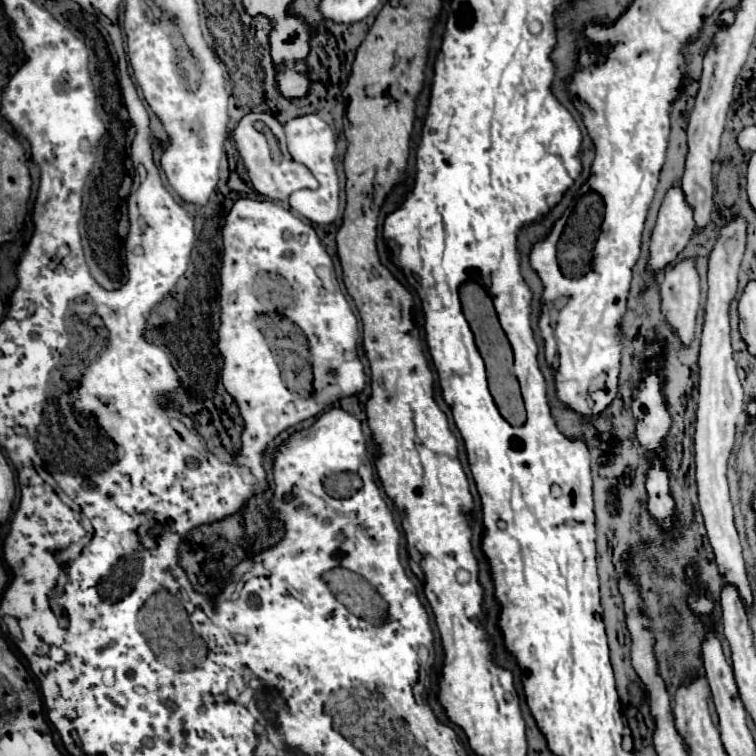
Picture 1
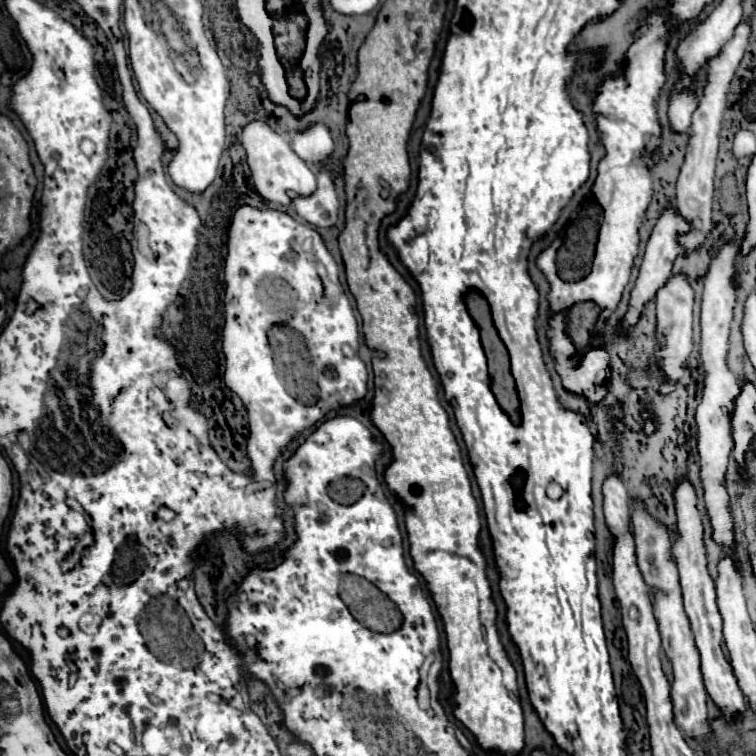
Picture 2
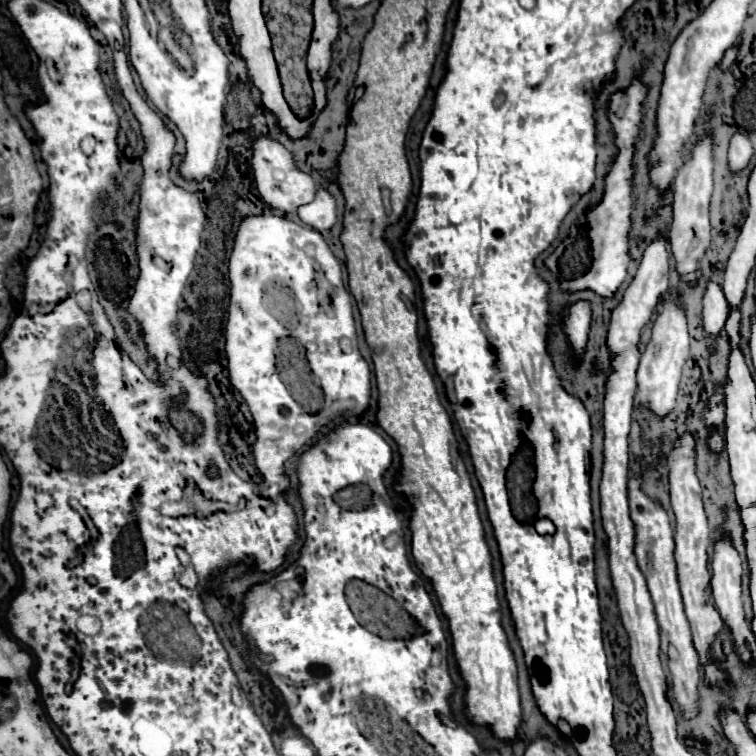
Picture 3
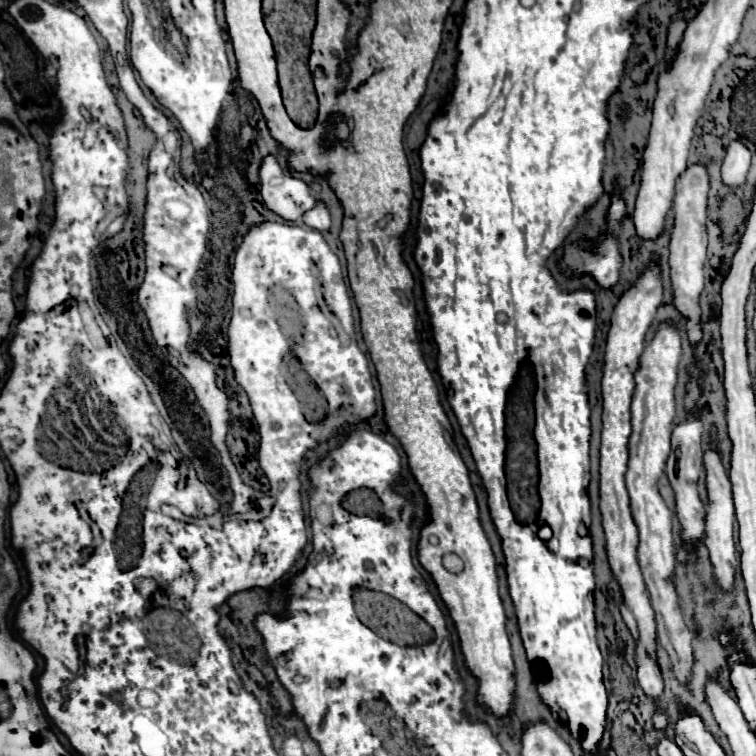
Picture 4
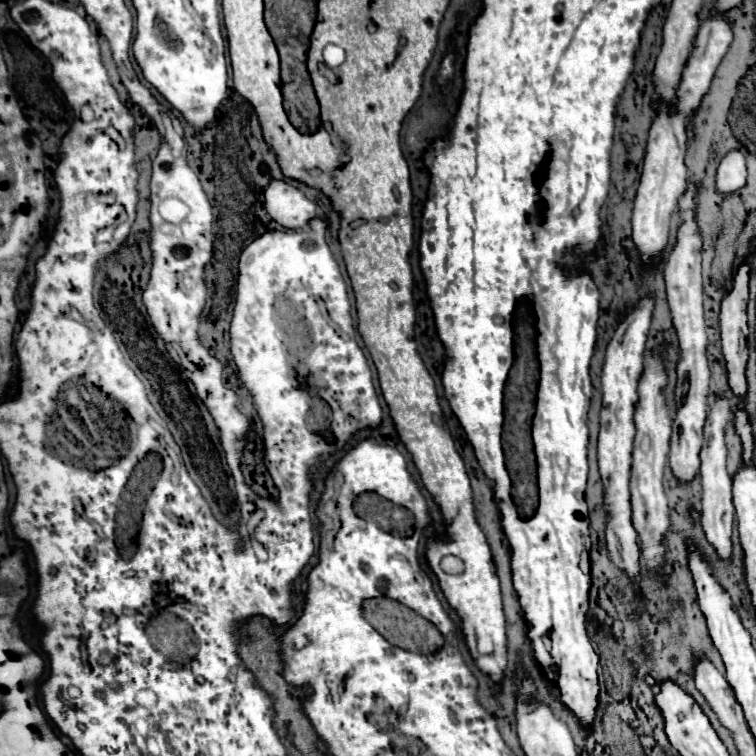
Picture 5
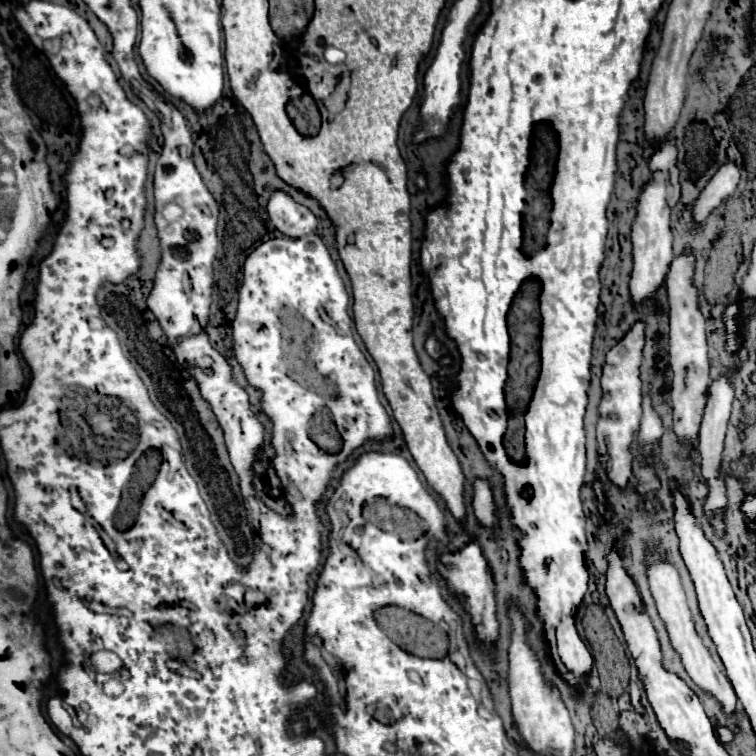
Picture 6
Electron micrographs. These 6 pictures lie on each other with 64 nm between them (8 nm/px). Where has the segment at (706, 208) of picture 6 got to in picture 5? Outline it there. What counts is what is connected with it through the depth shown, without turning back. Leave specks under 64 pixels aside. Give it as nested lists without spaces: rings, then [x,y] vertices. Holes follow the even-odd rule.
[[[730,150],[720,166],[716,176],[716,190],[718,192],[734,192],[746,184],[746,152],[744,150]]]

